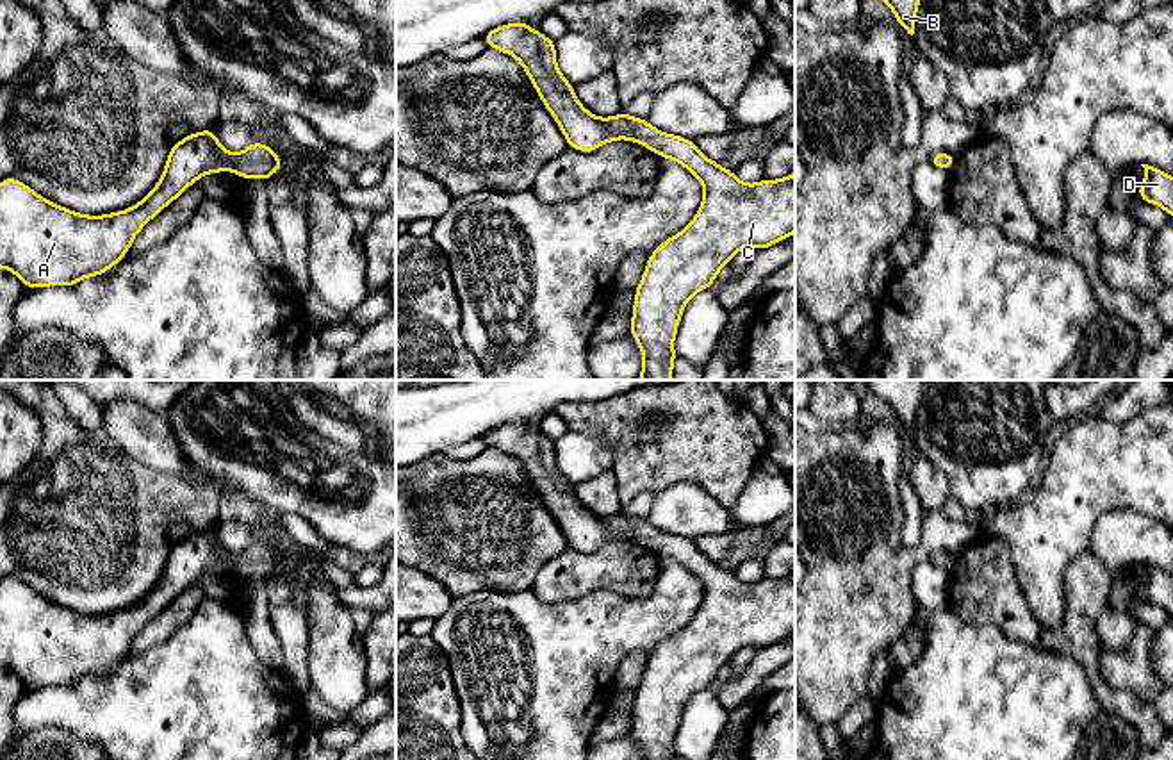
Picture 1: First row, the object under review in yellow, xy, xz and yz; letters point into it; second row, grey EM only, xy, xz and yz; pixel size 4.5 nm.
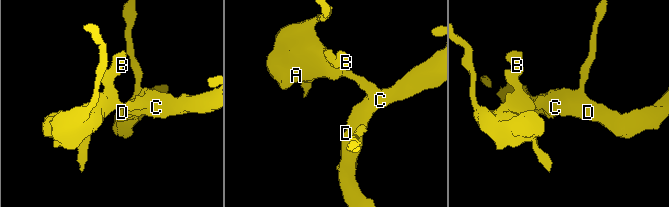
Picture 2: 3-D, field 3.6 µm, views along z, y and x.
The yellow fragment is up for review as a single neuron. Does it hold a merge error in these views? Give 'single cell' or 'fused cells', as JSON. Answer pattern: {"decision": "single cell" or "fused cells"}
{"decision": "single cell"}

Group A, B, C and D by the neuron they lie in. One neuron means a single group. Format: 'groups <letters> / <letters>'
groups A B C D

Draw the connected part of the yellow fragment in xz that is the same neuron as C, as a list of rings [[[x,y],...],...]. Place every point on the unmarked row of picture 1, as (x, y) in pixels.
[[[528,421],[490,428],[483,442],[522,464],[569,548],[590,553],[608,541],[629,539],[679,562],[701,580],[704,598],[695,617],[647,658],[629,726],[642,760],[676,760],[674,737],[690,698],[710,689],[742,648],[767,649],[795,632],[795,571],[781,580],[743,583],[734,571],[699,551],[693,539],[665,533],[628,510],[611,517],[594,516],[558,469],[554,441]]]

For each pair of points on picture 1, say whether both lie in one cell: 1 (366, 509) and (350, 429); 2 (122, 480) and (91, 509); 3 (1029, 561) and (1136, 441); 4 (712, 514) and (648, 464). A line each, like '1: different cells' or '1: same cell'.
1: different cells
2: same cell
3: same cell
4: different cells

